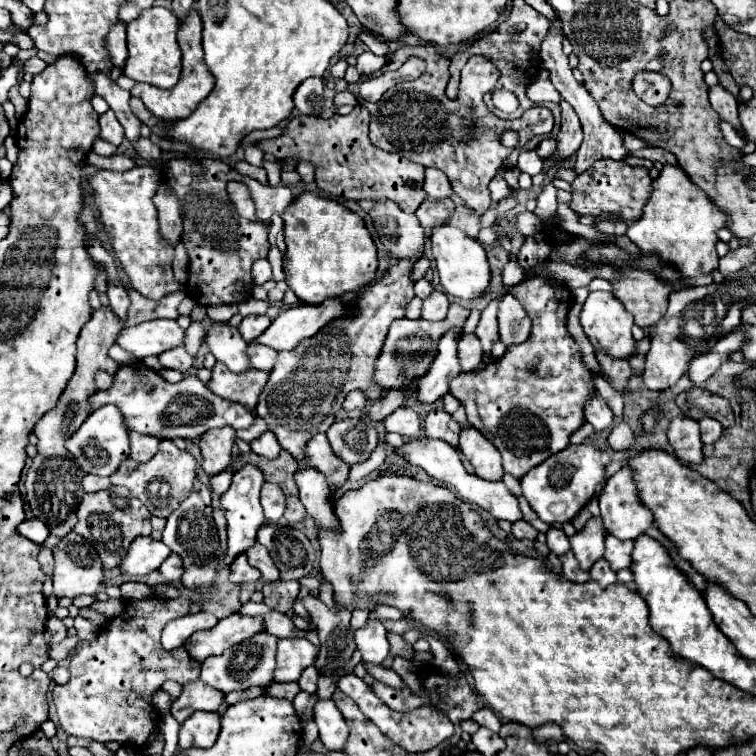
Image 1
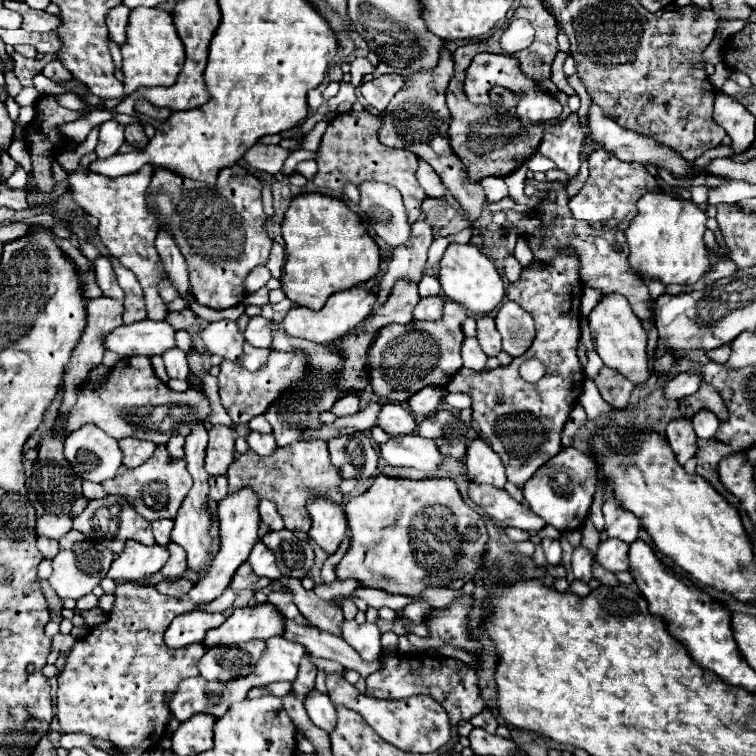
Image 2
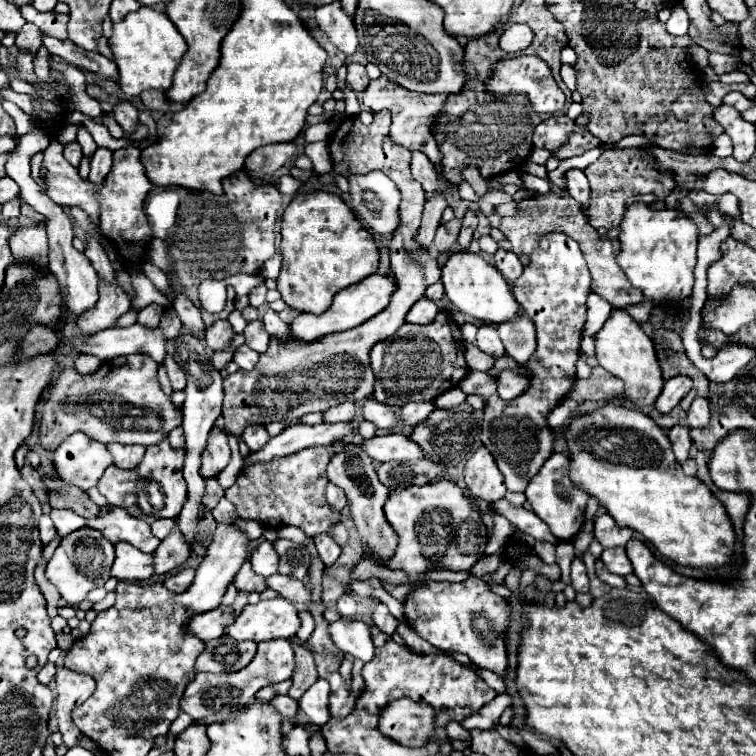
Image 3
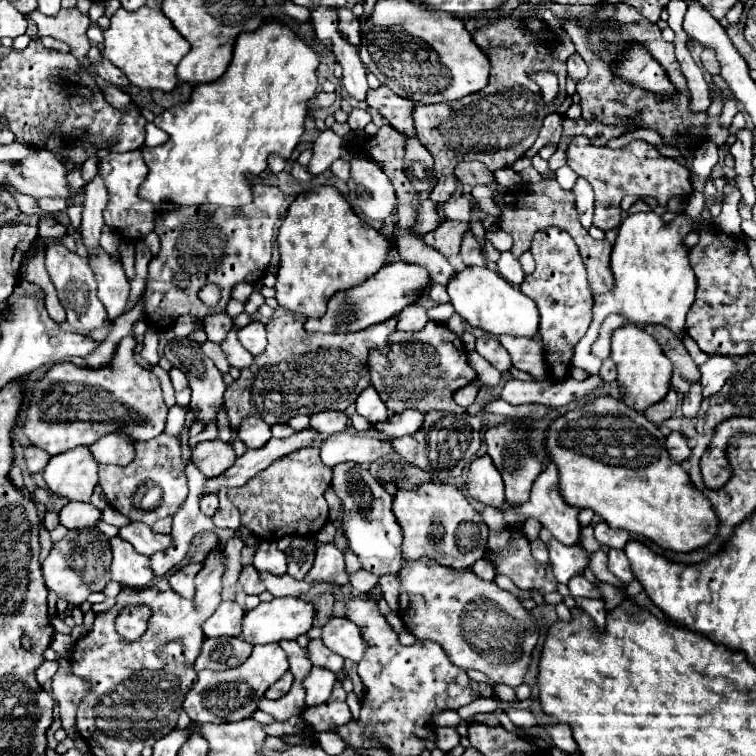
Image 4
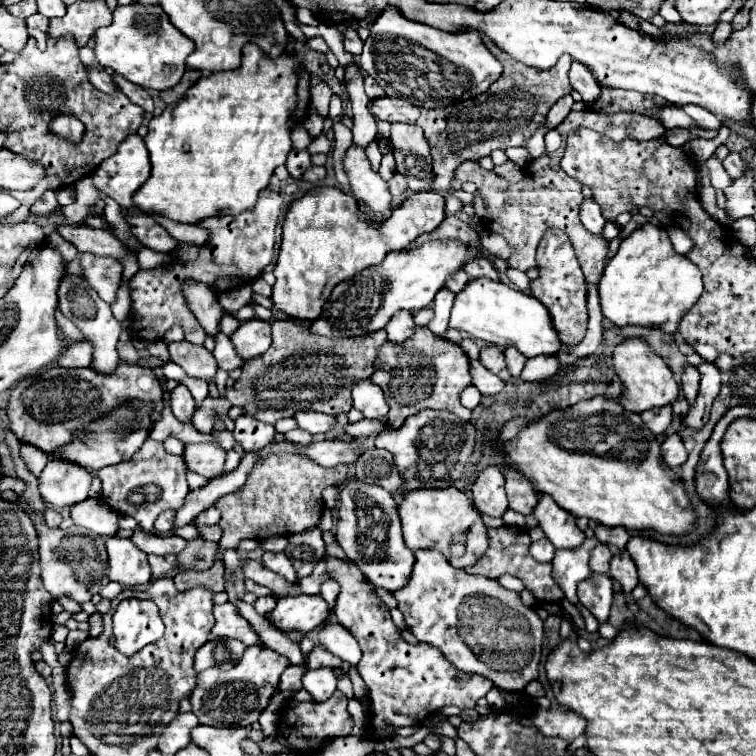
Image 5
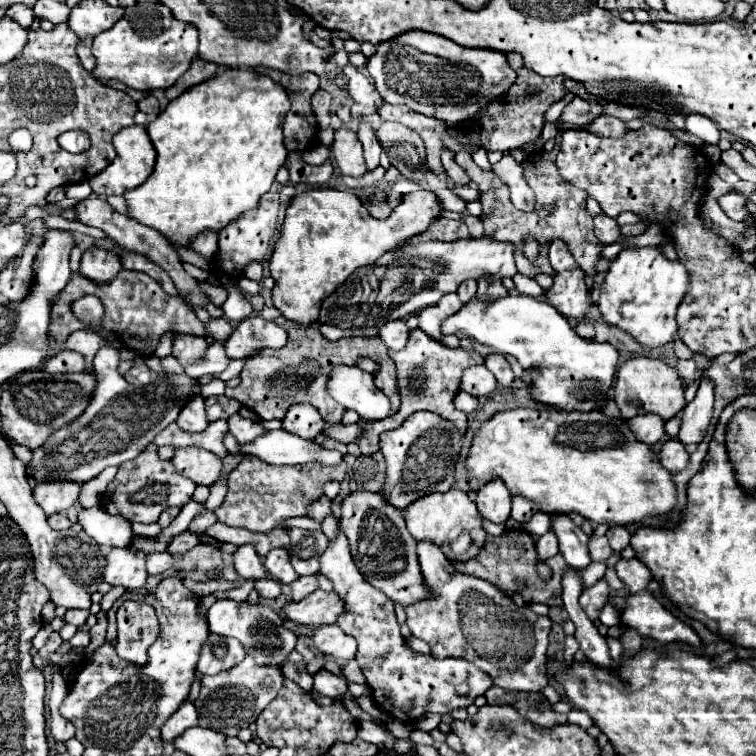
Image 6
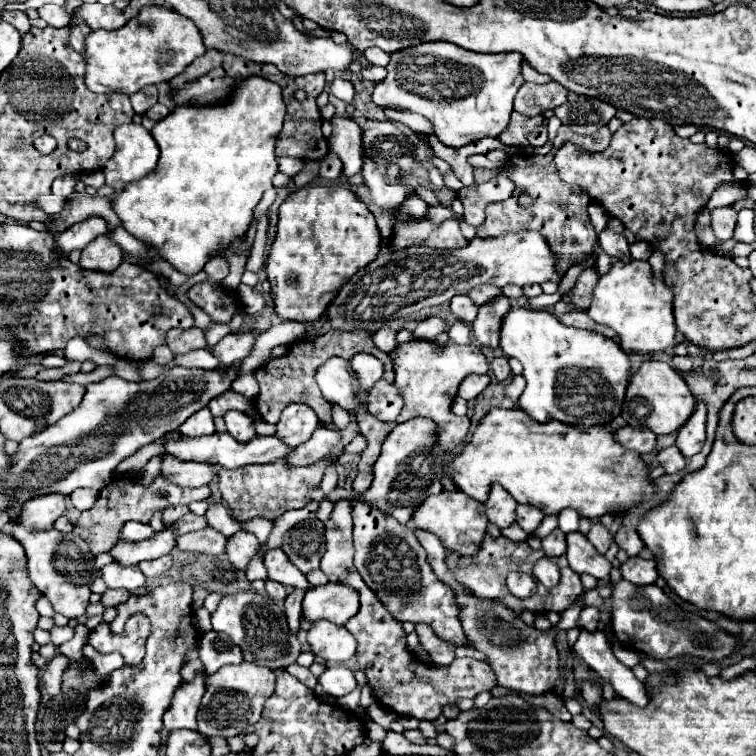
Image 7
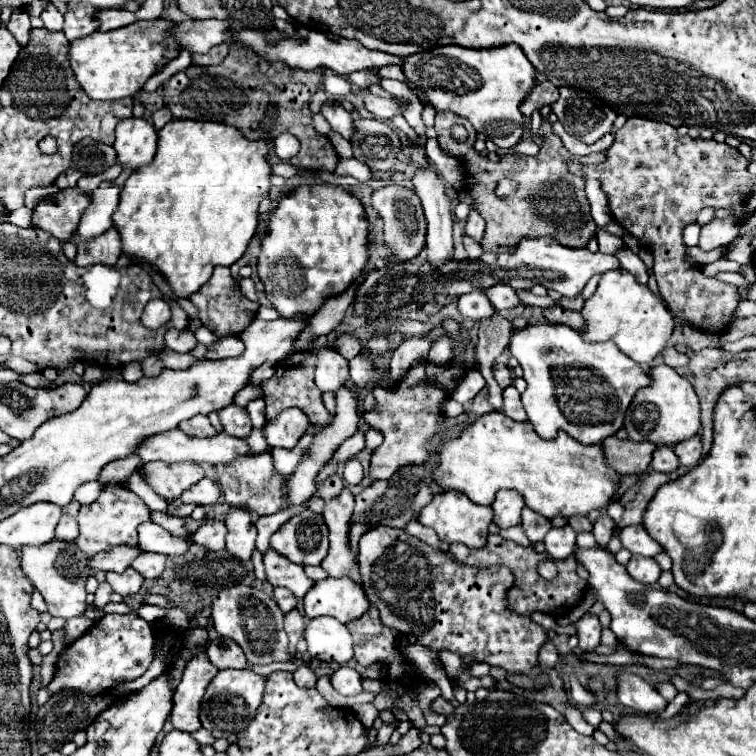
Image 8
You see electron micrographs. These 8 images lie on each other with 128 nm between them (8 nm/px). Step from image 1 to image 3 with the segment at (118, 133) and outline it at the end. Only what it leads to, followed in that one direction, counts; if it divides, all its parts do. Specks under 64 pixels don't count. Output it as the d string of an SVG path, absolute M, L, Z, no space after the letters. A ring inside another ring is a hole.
M98 148L90 162L88 180L92 180L92 184L100 184L100 180L104 180L104 176L108 176L110 168L112 168L112 152L106 148Z

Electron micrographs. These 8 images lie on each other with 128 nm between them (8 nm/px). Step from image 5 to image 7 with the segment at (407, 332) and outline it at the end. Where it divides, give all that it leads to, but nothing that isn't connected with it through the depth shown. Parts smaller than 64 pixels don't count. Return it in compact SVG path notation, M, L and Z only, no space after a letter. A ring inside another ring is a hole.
M382 328L378 330L374 336L372 336L376 348L380 348L382 352L390 354L394 348L396 348L396 332L390 330L390 328Z

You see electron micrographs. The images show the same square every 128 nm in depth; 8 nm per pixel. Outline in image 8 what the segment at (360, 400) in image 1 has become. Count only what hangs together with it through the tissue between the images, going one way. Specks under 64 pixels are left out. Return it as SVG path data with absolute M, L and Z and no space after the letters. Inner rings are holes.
M288 408L276 420L268 420L264 424L264 436L268 440L270 448L282 446L282 448L294 448L300 436L304 436L308 428L308 416L304 416L298 408Z

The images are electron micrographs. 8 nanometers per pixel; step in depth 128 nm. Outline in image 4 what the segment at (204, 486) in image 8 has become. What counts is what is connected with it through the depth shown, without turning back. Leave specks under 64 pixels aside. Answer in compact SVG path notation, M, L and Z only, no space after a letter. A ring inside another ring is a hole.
M164 432L144 444L136 444L136 458L128 466L100 466L98 478L98 484L114 510L148 526L160 518L174 516L180 504L184 504L184 496L188 496L178 438Z

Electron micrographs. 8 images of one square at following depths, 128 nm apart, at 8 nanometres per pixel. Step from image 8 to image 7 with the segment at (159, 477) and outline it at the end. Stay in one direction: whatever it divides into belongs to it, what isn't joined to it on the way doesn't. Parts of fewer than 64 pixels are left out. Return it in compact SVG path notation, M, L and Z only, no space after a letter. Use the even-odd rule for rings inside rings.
M172 456L162 458L160 474L166 480L172 480L172 484L180 484L182 488L198 488L204 484L210 484L214 472L210 464L202 462L182 462Z

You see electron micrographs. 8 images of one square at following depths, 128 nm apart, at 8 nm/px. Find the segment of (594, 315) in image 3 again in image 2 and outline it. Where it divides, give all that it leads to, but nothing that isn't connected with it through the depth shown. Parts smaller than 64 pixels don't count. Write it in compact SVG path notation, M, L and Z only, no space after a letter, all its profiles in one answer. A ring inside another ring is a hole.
M585 287L581 298L580 314L582 314L584 318L588 318L588 314L592 312L592 308L597 305L600 298L601 292L599 290Z

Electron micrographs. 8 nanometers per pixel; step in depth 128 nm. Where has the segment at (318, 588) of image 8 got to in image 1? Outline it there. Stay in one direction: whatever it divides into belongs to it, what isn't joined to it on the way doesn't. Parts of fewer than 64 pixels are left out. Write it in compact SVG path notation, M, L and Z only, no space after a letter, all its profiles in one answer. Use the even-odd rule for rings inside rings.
M230 614L228 618L222 618L212 630L200 630L192 634L184 646L194 660L204 662L208 656L222 654L226 648L240 644L260 632L266 632L262 620L242 614Z

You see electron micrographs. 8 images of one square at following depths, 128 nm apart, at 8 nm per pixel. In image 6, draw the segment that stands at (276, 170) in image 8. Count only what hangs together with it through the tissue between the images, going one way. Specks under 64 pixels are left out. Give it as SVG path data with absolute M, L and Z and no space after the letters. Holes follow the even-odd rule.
M320 144L320 146L312 148L310 152L304 152L304 154L302 154L302 160L304 160L306 164L324 164L324 162L328 160L328 156L330 156L330 150Z

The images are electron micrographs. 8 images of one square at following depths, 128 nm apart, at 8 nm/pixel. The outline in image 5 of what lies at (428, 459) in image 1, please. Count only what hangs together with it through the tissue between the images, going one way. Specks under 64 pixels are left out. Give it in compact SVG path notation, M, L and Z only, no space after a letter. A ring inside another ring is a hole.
M318 440L312 442L310 446L302 446L302 444L292 444L288 442L298 454L308 456L312 462L324 466L324 468L332 468L336 464L352 464L356 462L356 458L362 454L362 448L356 442L338 442L338 440ZM596 536L594 538L586 538L584 544L576 550L556 550L556 556L552 560L554 570L552 576L556 580L556 584L564 590L566 600L570 604L578 604L578 596L576 596L576 586L580 580L586 580L590 576L590 550L596 544Z

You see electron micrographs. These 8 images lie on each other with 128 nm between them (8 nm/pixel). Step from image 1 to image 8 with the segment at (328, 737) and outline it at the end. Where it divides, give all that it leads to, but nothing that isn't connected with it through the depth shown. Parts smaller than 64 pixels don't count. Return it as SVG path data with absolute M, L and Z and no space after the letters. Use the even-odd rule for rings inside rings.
M342 666L340 670L336 670L330 680L332 680L332 686L344 696L356 696L362 692L360 674L350 666Z

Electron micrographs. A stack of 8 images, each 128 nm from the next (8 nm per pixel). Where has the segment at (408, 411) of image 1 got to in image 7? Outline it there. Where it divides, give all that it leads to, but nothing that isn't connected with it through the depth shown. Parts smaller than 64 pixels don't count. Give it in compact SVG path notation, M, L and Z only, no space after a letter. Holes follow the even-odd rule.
M330 358L318 368L318 386L322 390L322 396L328 402L340 404L344 410L356 410L358 404L366 404L366 392L360 392L360 384L356 374L350 368L350 362L344 358Z

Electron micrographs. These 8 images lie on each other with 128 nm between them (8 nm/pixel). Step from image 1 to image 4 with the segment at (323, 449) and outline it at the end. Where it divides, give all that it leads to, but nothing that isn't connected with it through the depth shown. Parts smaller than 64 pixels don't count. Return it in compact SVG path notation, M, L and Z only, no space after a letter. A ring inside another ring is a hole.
M300 448L266 470L258 472L242 488L228 490L228 500L238 508L242 526L260 540L280 540L282 536L316 536L328 522L324 492L332 482L332 468L324 466L318 448Z

